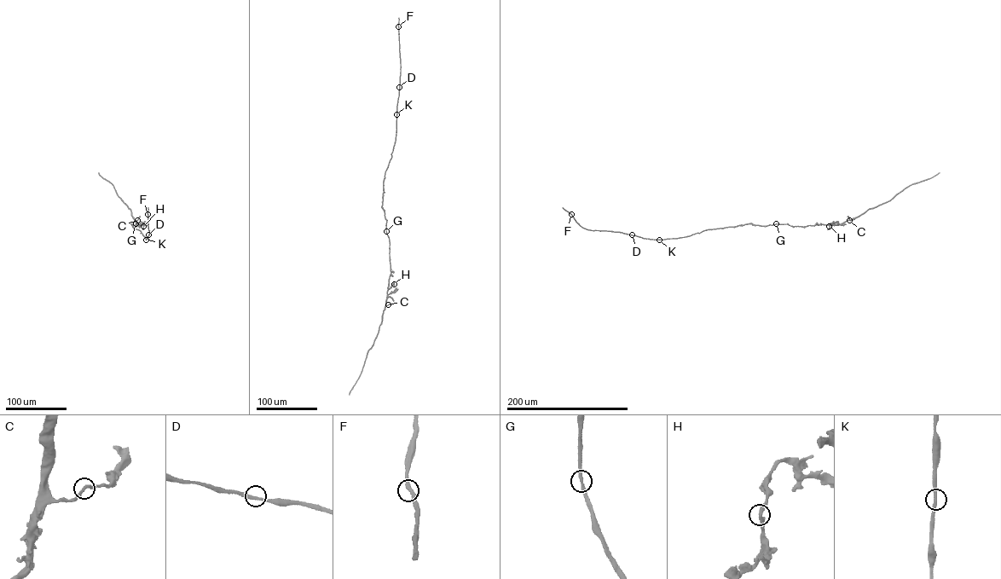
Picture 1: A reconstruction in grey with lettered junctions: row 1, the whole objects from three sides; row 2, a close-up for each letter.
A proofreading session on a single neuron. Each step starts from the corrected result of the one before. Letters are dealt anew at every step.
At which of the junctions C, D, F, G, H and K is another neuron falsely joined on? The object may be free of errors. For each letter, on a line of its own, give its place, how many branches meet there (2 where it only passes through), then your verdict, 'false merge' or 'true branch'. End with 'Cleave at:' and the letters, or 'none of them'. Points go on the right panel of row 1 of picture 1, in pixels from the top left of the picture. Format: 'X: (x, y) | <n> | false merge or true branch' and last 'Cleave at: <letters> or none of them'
C: (849, 220) | 2 | true branch
D: (632, 234) | 2 | true branch
F: (571, 214) | 2 | true branch
G: (776, 223) | 2 | true branch
H: (829, 226) | 2 | true branch
K: (659, 240) | 2 | true branch
Cleave at: none of them

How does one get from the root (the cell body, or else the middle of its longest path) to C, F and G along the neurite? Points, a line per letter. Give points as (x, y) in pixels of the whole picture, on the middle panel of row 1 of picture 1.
C: (384, 211), (390, 242), (390, 274), (385, 303), (388, 304)
F: (384, 211), (382, 206), (383, 181), (396, 130), (401, 67), (398, 26)
G: (384, 211), (386, 231)

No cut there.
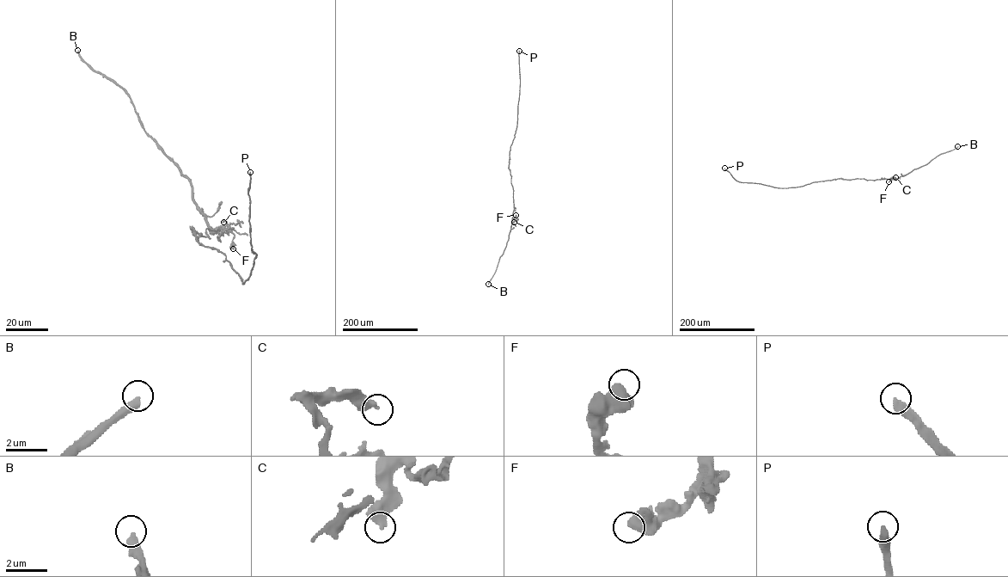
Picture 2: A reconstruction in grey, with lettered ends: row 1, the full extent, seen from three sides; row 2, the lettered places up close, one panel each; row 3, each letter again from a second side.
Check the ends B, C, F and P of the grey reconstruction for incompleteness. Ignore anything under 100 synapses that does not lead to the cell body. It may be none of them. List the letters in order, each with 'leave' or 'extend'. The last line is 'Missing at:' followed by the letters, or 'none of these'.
B: leave
C: leave
F: leave
P: extend
Missing at: P

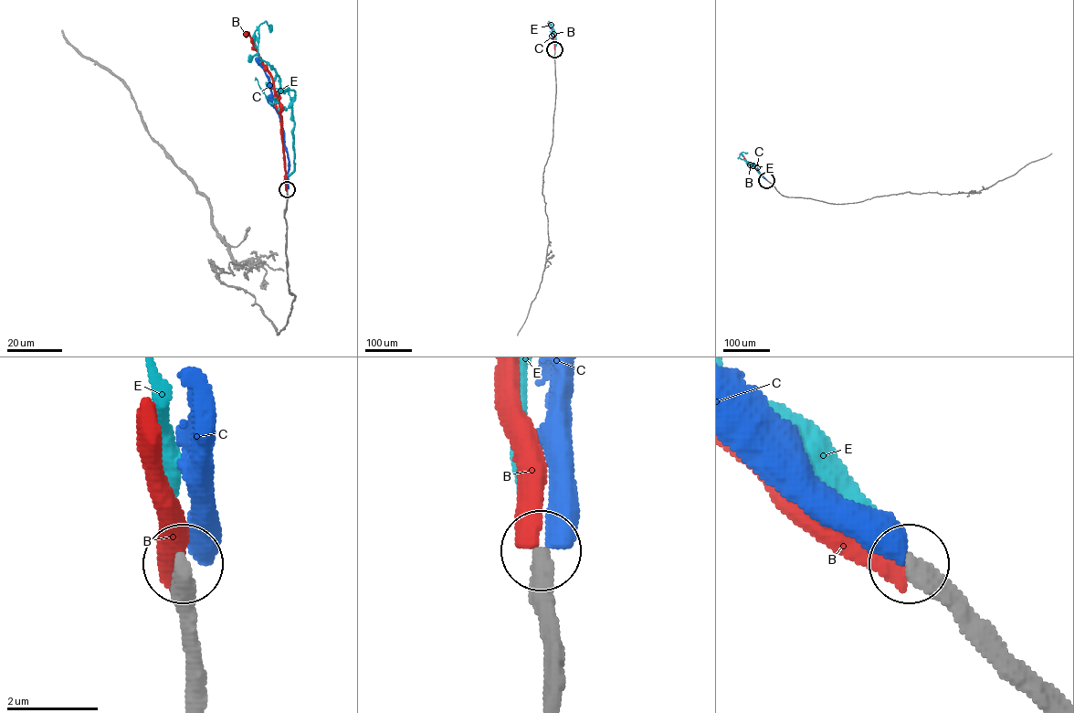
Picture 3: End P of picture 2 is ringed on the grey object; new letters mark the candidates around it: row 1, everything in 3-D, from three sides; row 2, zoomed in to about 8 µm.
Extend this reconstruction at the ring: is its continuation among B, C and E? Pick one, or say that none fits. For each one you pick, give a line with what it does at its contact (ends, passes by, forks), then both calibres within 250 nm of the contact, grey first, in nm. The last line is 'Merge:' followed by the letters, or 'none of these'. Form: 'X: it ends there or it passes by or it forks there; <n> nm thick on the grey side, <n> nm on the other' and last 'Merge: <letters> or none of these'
Merge: none of these

